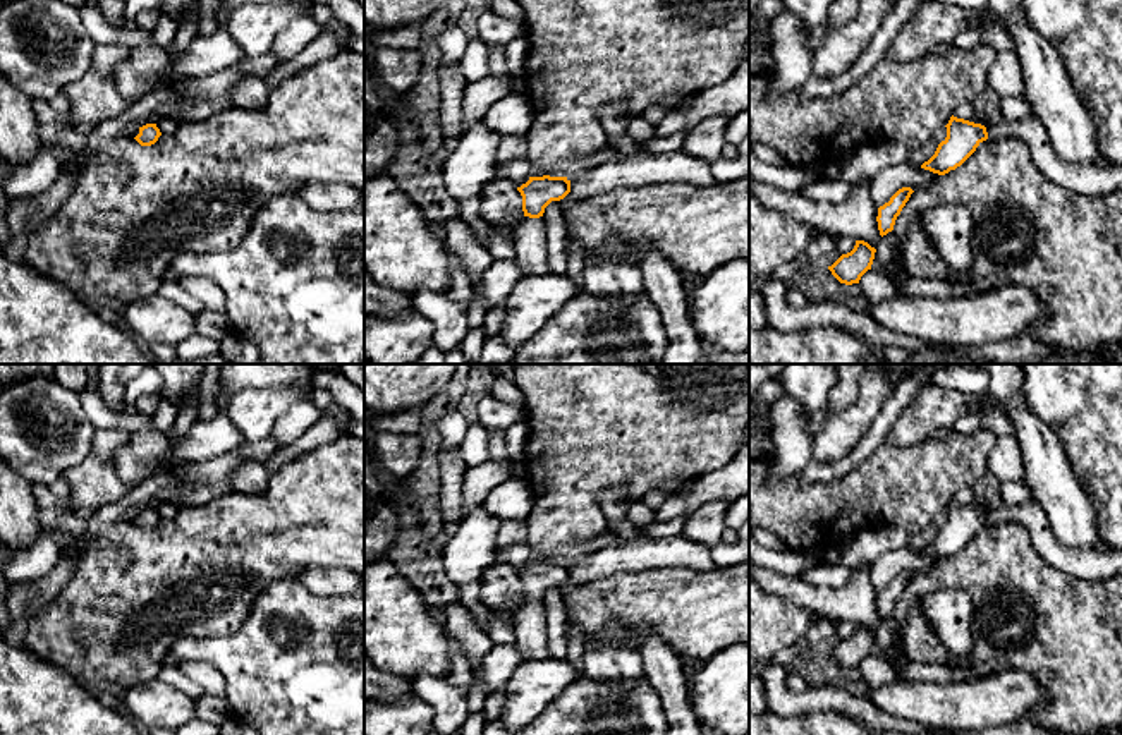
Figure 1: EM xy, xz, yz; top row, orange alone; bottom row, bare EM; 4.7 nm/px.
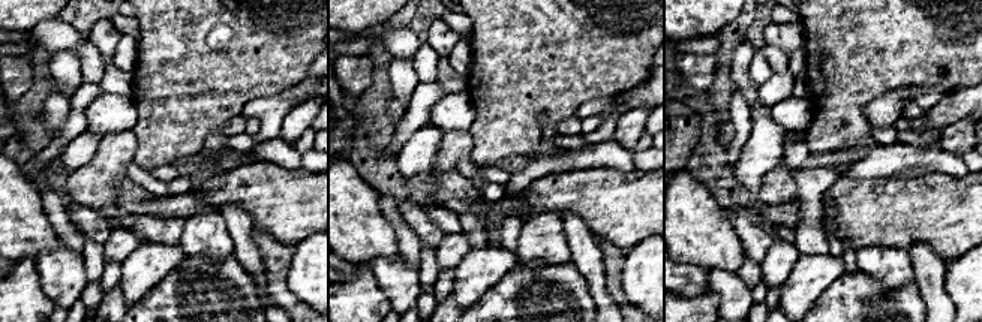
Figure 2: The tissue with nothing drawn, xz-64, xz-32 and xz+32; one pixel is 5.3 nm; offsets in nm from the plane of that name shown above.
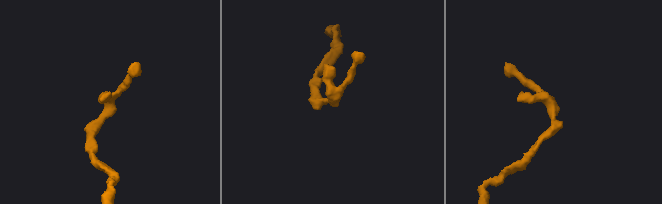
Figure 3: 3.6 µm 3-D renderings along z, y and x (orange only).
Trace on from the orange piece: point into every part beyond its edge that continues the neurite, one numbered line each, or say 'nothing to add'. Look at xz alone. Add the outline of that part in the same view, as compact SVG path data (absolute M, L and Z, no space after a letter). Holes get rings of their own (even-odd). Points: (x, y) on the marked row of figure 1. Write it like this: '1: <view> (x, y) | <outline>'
1: xz (531, 256) | M524 216L515 228L515 261L522 275L536 276L550 273L546 252L546 227L545 218Z

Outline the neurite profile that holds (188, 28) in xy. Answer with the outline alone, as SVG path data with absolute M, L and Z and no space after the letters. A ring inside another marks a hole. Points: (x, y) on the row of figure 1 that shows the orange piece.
M199 7L179 22L179 31L172 46L167 50L170 57L182 53L199 34Z

